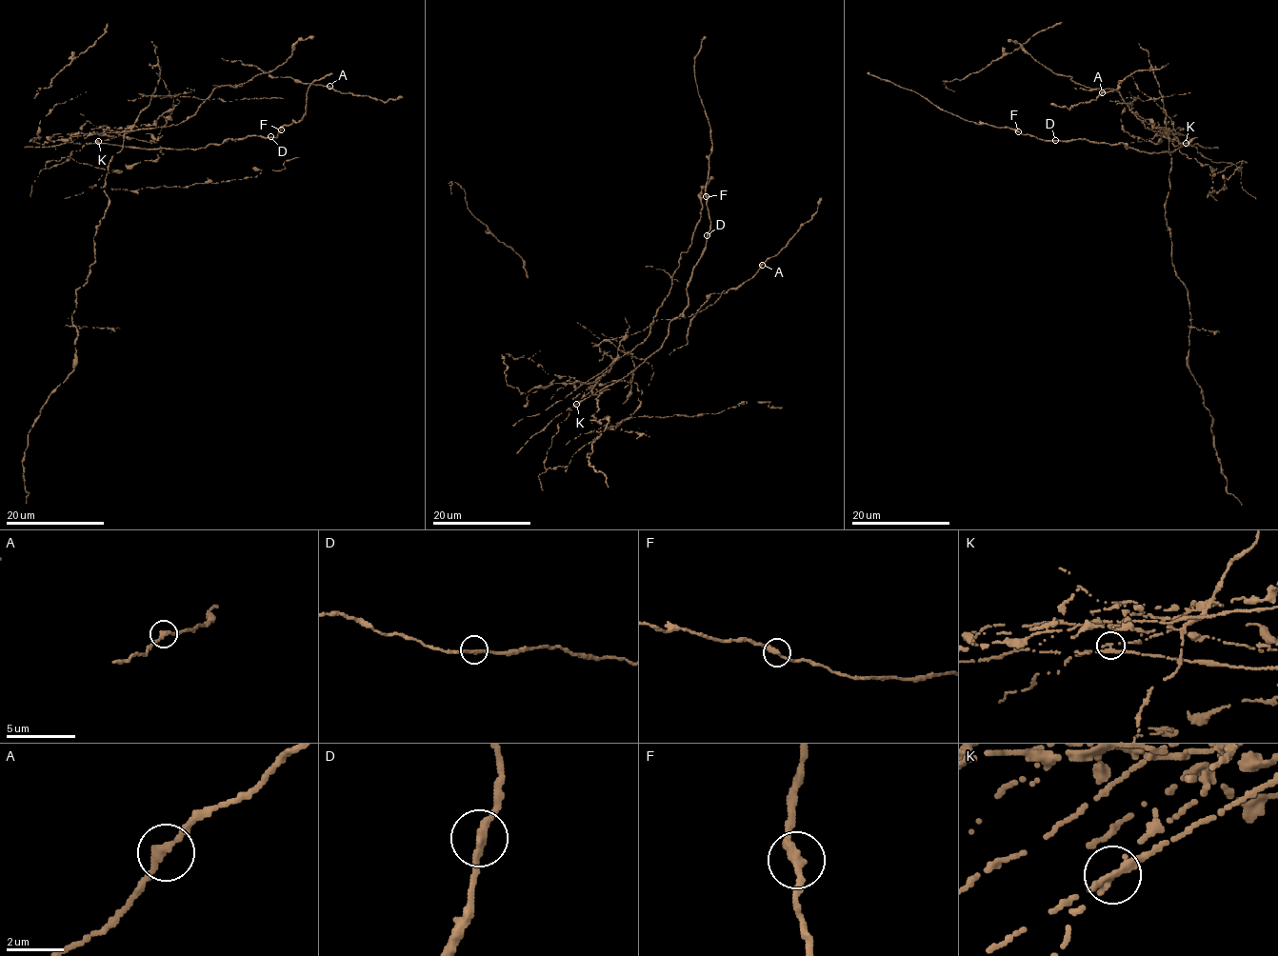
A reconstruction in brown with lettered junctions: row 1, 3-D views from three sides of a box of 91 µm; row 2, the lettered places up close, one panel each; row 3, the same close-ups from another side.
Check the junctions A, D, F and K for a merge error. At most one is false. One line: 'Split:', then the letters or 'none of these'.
Split: K

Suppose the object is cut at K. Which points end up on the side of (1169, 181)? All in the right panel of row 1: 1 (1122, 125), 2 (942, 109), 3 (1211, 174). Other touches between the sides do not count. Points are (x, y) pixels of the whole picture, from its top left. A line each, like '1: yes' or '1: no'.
1: yes
2: no
3: yes

